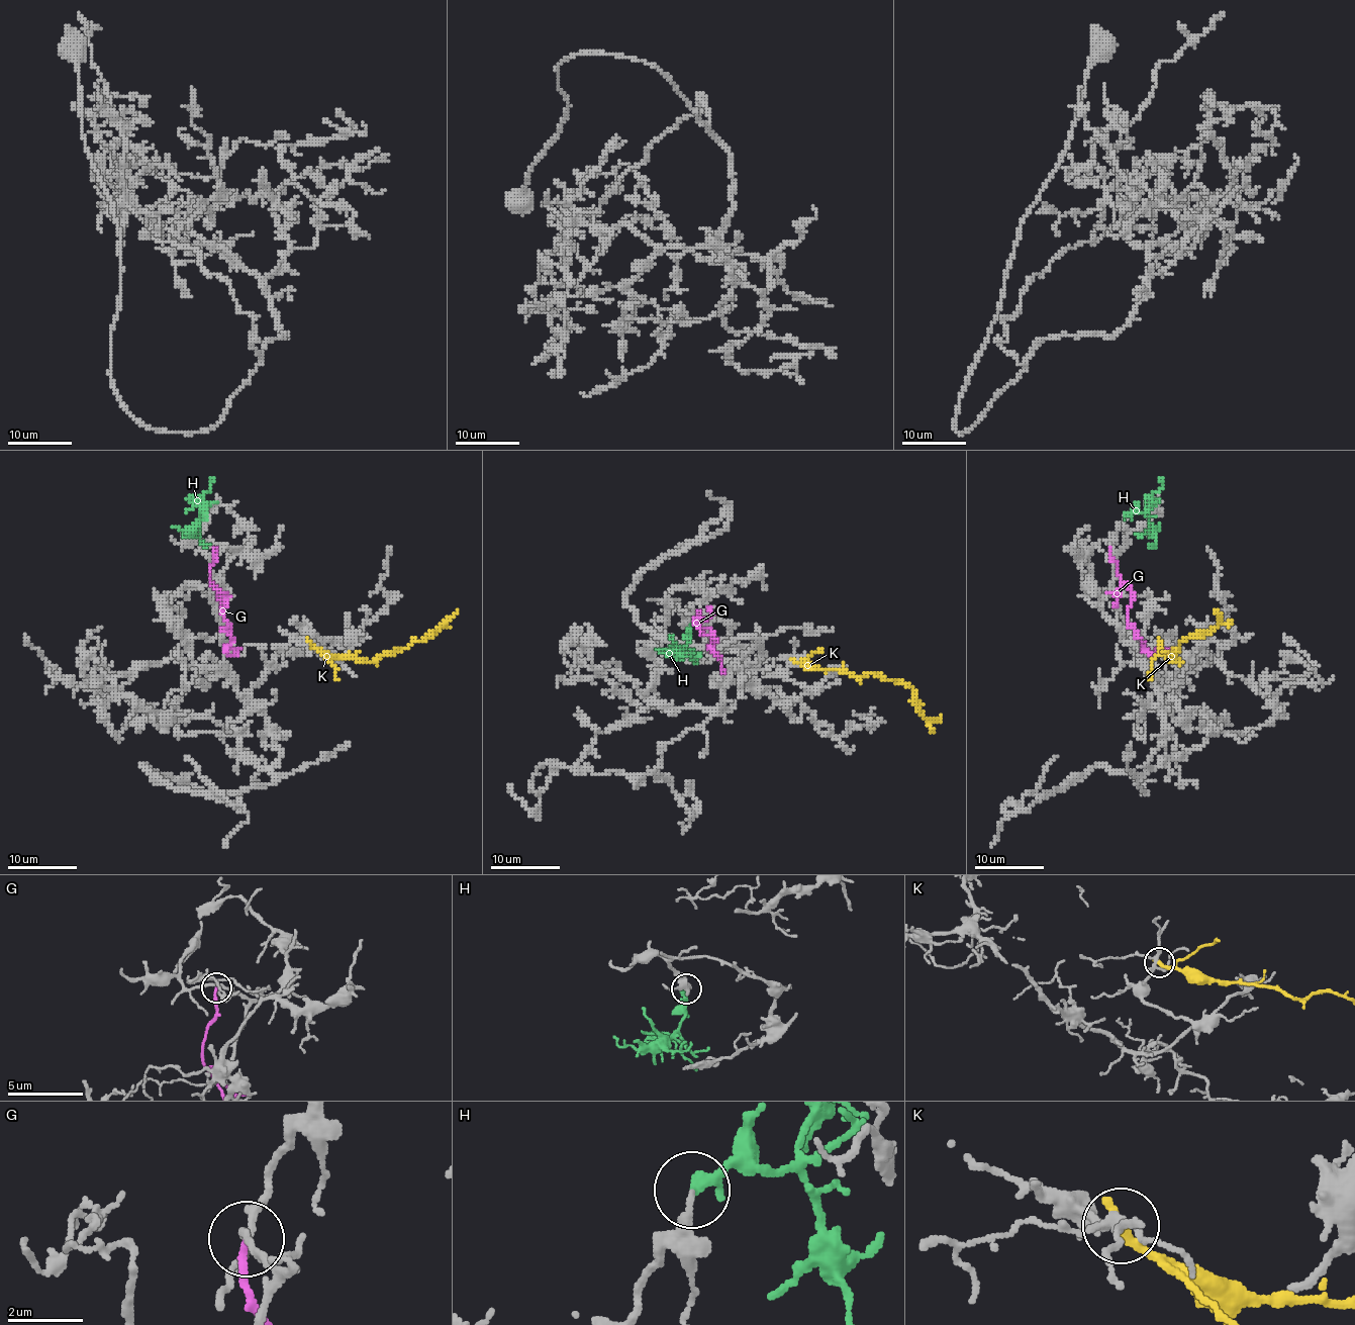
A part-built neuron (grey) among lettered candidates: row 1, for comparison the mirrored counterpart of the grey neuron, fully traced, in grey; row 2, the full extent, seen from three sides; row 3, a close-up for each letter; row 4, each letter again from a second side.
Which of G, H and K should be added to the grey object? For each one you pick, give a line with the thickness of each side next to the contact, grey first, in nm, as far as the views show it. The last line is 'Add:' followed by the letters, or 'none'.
Add: none

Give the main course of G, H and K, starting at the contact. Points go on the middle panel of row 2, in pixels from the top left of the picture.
G: (699, 611), (692, 622), (701, 634), (706, 627), (709, 629), (715, 641), (709, 646), (721, 663), (721, 672)
H: (690, 625), (689, 641), (682, 648), (694, 663), (696, 660)
K: (793, 660), (817, 669), (863, 677), (875, 674), (905, 682), (928, 720), (942, 714)

